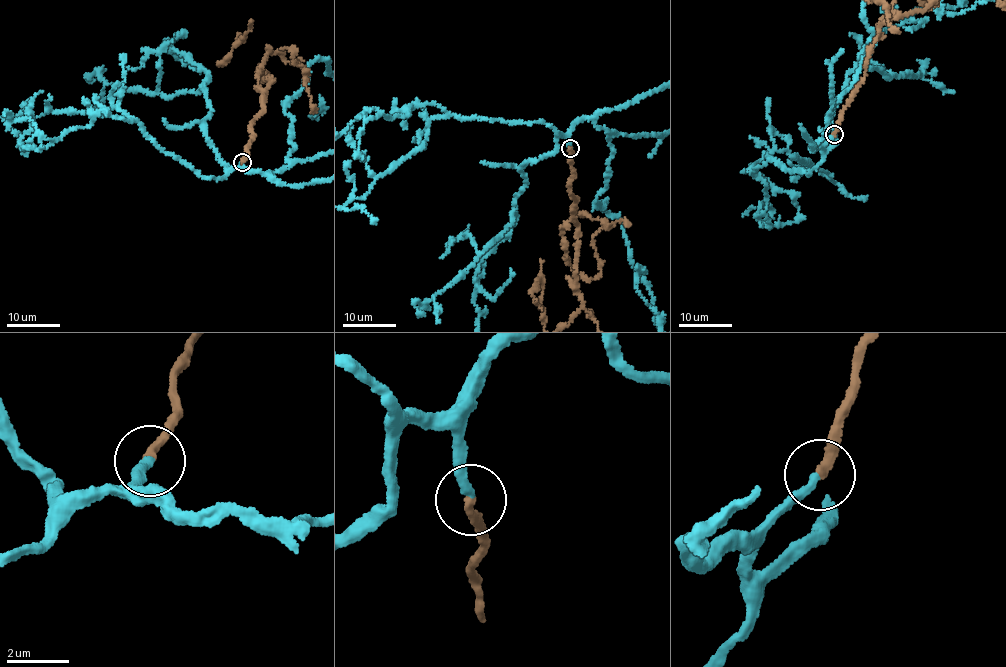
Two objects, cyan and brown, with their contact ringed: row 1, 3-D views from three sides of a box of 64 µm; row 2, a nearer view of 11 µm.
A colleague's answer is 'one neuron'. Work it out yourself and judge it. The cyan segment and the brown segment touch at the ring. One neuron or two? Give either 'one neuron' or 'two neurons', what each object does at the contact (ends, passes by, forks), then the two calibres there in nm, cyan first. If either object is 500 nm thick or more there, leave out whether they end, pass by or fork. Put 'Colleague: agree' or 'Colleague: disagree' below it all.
one neuron; cyan ends; brown ends; calibres 280 and 300 nm
Colleague: agree

